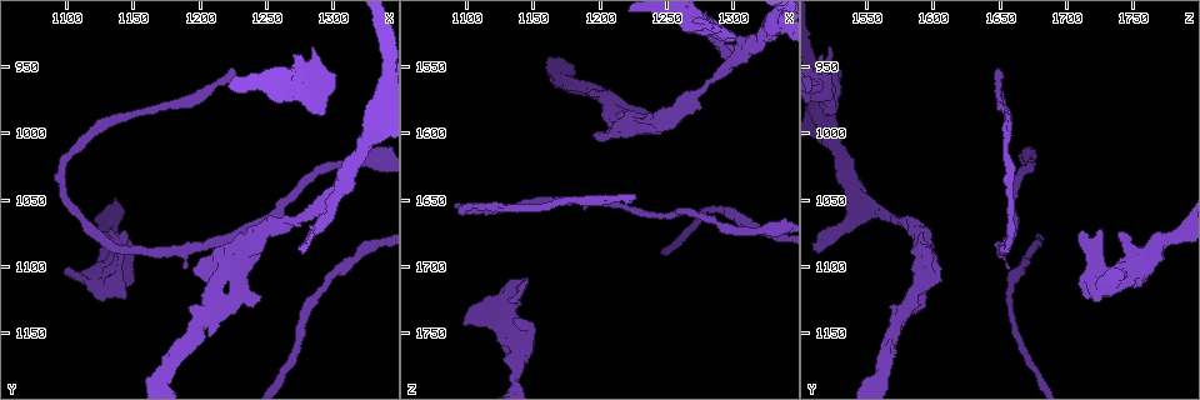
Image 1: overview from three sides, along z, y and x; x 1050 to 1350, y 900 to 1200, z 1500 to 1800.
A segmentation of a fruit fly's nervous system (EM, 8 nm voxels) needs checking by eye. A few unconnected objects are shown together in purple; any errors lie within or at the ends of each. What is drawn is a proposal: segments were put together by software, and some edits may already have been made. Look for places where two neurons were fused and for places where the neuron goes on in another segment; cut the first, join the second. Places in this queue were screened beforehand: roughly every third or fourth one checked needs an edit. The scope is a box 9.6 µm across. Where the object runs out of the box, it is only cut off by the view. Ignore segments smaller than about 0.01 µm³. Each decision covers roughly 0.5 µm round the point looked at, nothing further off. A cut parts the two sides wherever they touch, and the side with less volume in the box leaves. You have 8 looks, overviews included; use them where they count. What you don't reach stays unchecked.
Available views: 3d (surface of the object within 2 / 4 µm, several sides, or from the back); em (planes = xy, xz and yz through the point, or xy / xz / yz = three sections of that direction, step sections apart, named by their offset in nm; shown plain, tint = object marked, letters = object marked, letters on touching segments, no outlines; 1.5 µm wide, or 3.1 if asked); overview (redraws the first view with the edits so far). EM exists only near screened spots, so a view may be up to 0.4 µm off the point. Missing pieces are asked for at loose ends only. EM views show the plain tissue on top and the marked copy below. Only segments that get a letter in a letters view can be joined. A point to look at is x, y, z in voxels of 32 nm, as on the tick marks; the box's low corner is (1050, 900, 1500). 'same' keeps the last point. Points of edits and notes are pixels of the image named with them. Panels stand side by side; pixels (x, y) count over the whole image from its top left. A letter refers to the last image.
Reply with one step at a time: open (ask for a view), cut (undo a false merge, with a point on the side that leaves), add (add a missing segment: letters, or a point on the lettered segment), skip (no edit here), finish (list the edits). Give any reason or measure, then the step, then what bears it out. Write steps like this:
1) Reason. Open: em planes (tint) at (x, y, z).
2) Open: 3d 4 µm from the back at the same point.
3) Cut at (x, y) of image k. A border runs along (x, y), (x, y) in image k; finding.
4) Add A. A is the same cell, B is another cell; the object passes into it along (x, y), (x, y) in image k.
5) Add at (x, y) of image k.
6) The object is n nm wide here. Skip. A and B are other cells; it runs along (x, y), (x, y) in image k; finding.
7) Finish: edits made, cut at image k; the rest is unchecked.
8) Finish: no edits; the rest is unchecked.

Thin end. Open: em xy step 8 (letters) at (1190, 1102, 1656).

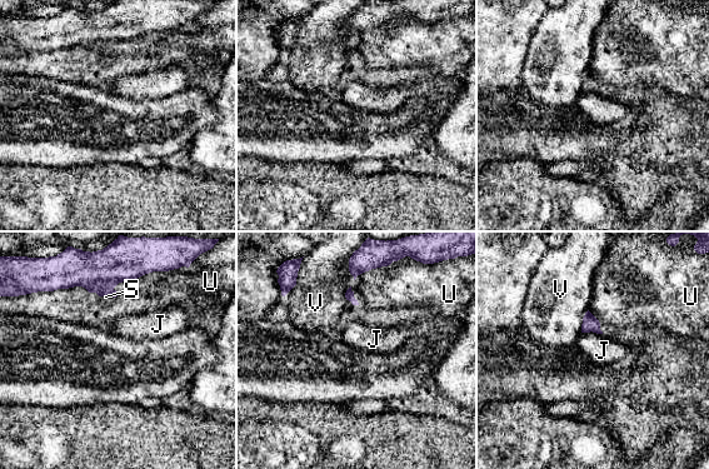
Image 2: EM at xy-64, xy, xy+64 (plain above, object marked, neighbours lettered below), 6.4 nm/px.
Skip. J, S, U and V are other cells; a border runs along (582, 332), (602, 334) in image 2; no lettered segment goes on from it.

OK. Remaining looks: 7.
Four-way junction. Open: em planes (letters) at (1302, 1044, 1542).

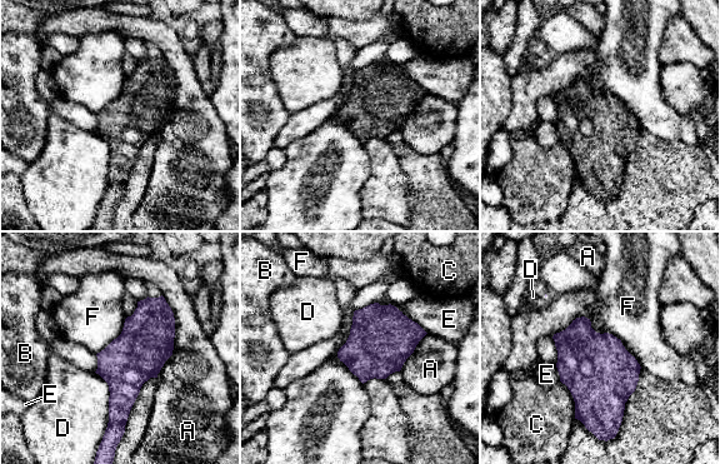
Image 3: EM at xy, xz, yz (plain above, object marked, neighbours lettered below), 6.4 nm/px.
The object is 340 nm wide here; the longest contact is with A, 550 nm. Skip. A, B, C, D, E and F are other cells; all the same neuron.

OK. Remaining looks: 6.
Free end. Open: em planes (letters) at (1300, 962, 1528).

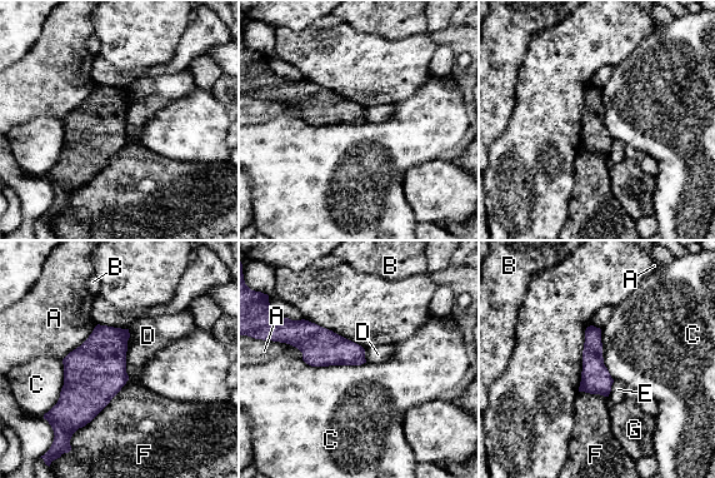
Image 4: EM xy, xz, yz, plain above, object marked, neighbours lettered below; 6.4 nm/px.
Skip. A, B, C, D, E, F and G are other cells; a border runs along (301, 359), (311, 366), (366, 362) in image 4; none of them fits.

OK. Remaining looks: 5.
Finish: no edits; the rest is unchecked.

